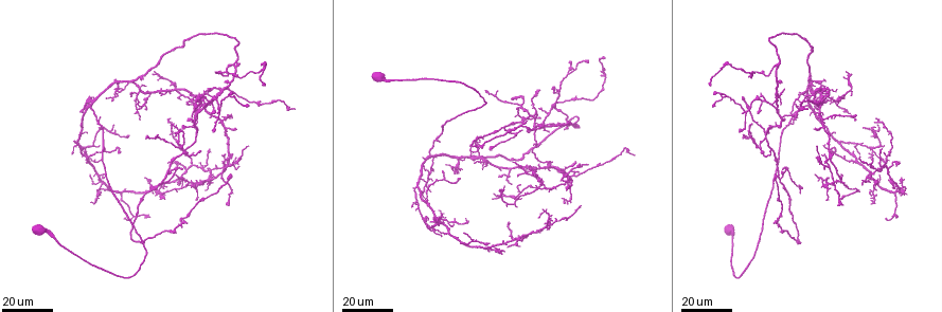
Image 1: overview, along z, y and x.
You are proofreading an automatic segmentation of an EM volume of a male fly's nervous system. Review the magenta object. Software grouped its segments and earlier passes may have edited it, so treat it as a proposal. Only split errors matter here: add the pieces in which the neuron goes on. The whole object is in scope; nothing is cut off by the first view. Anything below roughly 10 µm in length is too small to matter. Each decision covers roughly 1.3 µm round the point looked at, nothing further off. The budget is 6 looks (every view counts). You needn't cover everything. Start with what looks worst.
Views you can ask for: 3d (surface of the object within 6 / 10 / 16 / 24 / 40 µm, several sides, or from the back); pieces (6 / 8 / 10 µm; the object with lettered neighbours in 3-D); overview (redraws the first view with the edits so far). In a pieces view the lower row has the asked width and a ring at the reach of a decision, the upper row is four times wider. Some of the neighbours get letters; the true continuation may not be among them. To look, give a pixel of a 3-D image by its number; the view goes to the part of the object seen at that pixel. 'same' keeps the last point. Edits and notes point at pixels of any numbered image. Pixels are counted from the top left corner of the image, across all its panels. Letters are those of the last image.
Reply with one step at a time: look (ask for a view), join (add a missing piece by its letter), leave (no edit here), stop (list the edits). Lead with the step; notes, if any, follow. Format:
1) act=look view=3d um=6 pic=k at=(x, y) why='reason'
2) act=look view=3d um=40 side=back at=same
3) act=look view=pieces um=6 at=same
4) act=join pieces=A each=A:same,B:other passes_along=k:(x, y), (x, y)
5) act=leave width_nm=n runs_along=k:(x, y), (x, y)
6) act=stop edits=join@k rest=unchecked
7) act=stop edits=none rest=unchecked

act=look view=3d um=24 pic=1 at=(457, 179) why='branch stops here'

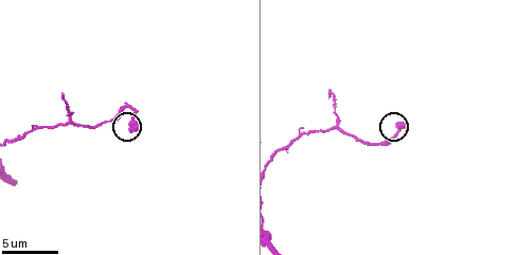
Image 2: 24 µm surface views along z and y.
act=look view=pieces um=10 pic=2 at=(132, 130)

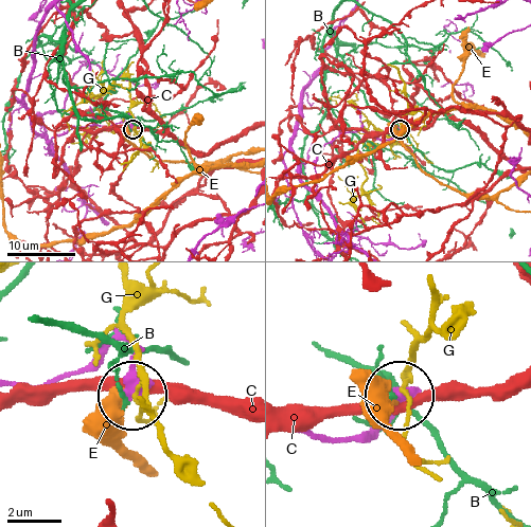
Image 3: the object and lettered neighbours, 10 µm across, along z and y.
act=leave each=B:other,C:other,E:other,G:other found='no lettered piece goes on from it'

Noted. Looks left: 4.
act=look view=3d um=24 pic=1 at=(198, 150) why='stops while still wide'

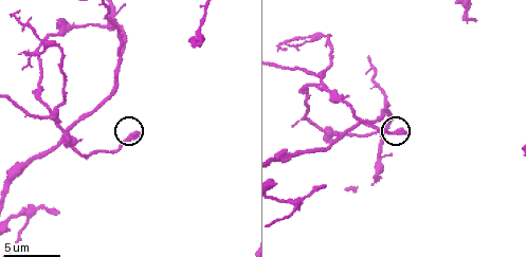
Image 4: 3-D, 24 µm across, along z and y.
act=look view=pieces um=6 pic=4 at=(139, 132)

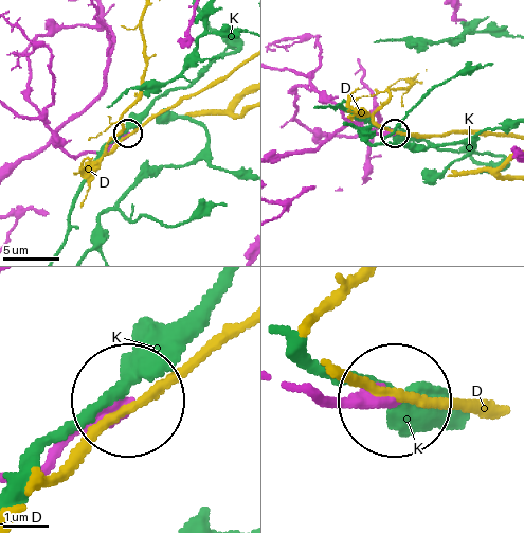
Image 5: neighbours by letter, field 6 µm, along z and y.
act=leave width_nm=370 each=D:other,K:other found='no lettered piece goes on from it'

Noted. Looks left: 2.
act=look view=pieces um=8 pic=4 at=(57, 212) why='branch stops here'

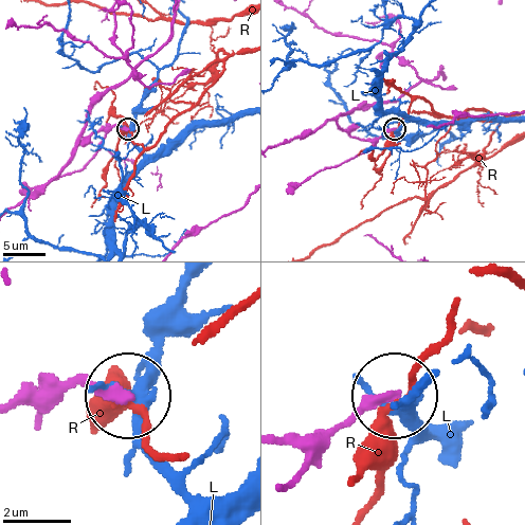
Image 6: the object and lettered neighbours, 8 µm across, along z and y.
act=leave each=L:other,R:other runs_along=6:(283, 432), (326, 432), (391, 398) found='no lettered piece goes on from it'

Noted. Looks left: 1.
act=stop edits=none rest=unchecked

